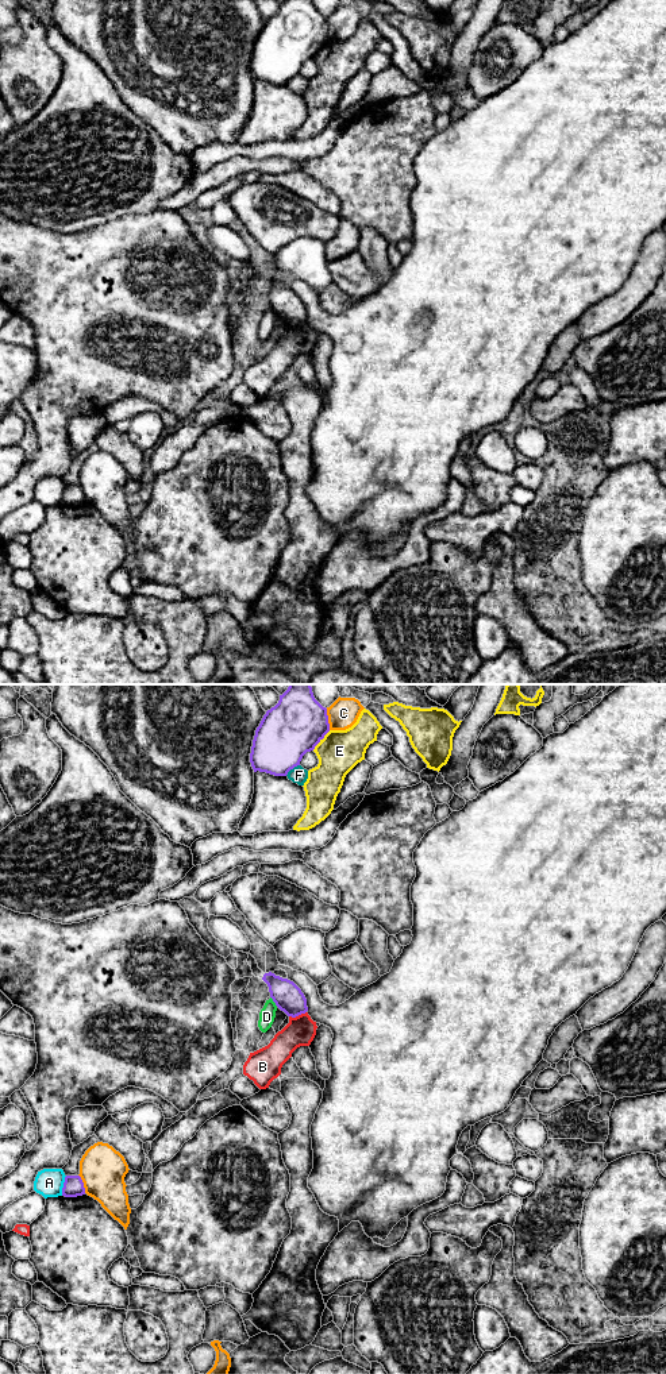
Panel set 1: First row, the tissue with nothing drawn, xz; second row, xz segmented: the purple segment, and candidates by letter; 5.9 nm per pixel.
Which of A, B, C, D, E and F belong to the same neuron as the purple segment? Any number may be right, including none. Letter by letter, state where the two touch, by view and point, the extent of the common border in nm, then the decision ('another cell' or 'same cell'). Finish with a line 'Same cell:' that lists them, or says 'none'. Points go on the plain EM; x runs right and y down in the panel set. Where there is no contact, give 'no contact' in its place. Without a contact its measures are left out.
A: contact xz (64, 494); length 120 nm; another cell
B: contact xz (297, 324); length 110 nm; another cell
C: contact xz (327, 29); length 130 nm; another cell
D: contact xz (273, 309); length 80 nm; another cell
E: contact xz (322, 47); length 160 nm; another cell
F: contact xz (292, 77); length 110 nm; another cell
Same cell: none

